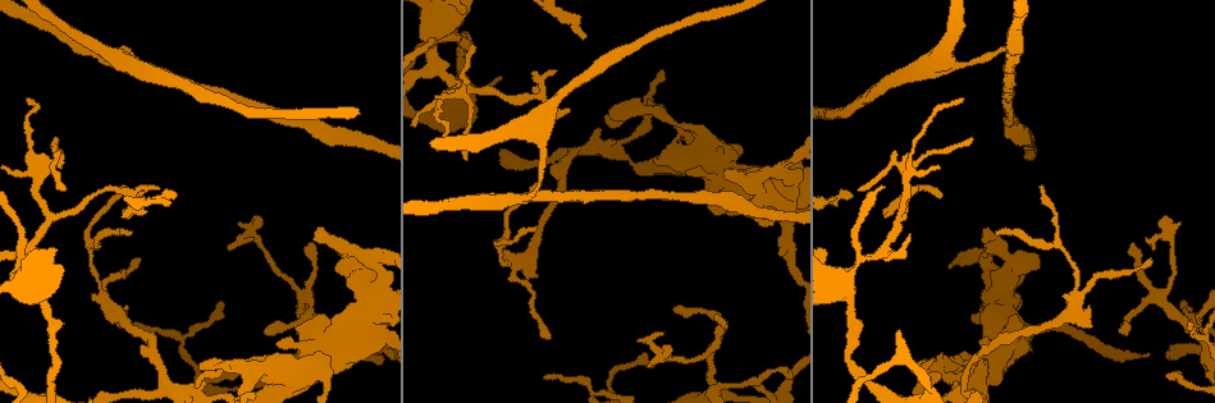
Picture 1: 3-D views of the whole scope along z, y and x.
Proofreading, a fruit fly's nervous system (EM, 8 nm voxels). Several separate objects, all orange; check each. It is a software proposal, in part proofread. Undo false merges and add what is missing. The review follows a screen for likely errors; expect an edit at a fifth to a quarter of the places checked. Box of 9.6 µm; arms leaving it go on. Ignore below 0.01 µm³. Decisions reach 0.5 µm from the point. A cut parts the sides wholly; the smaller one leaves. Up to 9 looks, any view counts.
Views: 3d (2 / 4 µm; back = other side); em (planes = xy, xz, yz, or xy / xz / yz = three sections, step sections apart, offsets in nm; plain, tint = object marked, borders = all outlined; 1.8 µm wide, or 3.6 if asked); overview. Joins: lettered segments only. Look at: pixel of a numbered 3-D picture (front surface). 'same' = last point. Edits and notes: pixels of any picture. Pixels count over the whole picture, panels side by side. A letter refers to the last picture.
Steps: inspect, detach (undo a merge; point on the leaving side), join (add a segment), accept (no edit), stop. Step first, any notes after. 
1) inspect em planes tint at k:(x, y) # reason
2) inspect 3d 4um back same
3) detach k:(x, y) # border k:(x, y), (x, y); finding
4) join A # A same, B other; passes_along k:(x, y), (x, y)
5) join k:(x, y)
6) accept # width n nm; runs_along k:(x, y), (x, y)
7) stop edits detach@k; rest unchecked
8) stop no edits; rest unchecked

inspect em planes borders at 1:(471, 47) # thin end

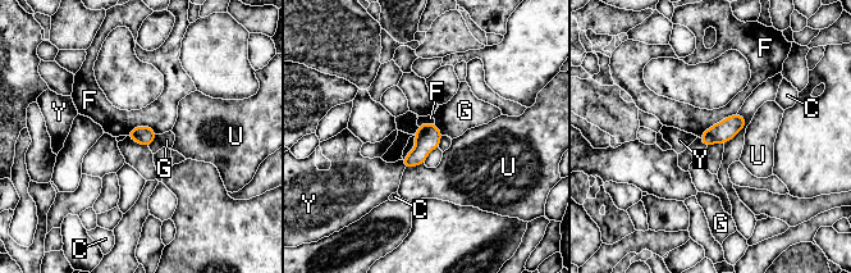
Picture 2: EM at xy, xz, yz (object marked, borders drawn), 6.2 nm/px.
accept # C other, F other, G other, U other, Y other; border 2:(736, 113), (712, 124), (699, 137); no lettered segment goes on from it

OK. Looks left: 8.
inspect 3d 4um back at 1:(973, 374)

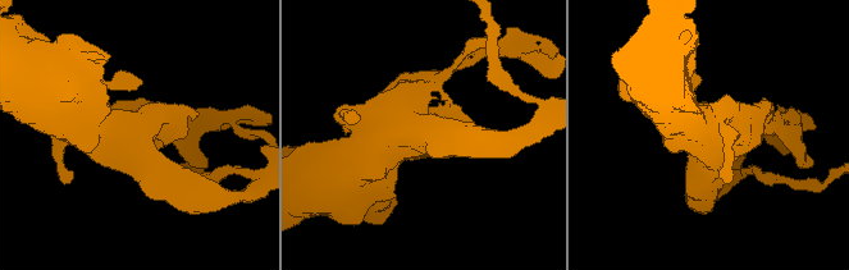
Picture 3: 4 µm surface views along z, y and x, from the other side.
inspect em 3.6um planes borders at 3:(123, 133)

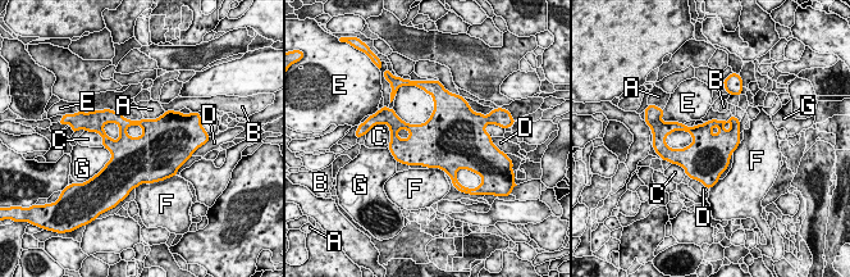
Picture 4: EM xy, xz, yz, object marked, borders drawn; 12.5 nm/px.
accept # longest_contact A 300 nm; A other, B other, C other, D other, E other, F other, G other; border 4:(167, 177), (150, 184); continuous, no second neuron

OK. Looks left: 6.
inspect em xz step 8 borders at 1:(615, 121) # branch stops here

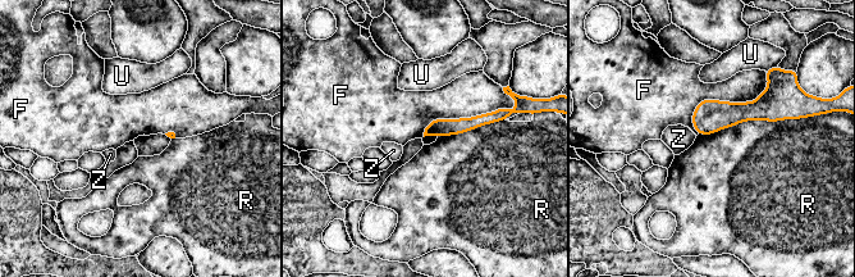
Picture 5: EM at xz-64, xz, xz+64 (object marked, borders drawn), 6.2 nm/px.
inspect em planes borders same # cut it another way

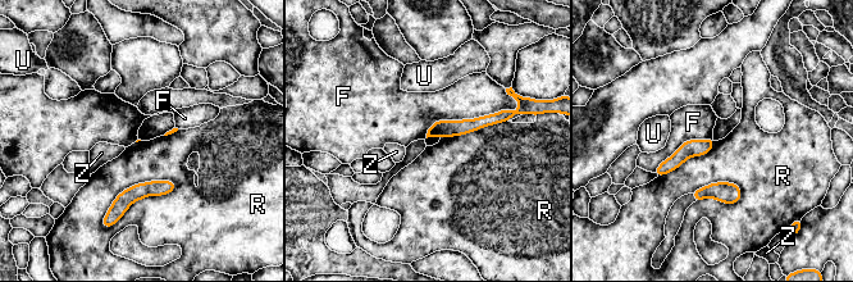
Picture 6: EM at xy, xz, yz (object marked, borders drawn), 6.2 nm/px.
accept # longest_contact F 600 nm; F other, R other, U other, Z other; no lettered segment goes on from it

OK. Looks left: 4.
inspect 3d 2um back at 1:(129, 231) # branch stops here

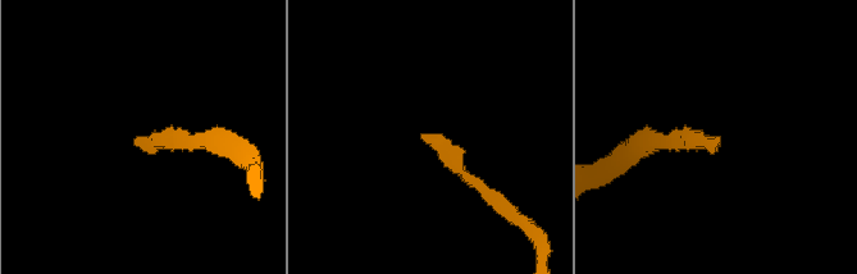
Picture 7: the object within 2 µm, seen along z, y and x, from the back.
inspect em planes borders at 7:(427, 136) # need the tissue

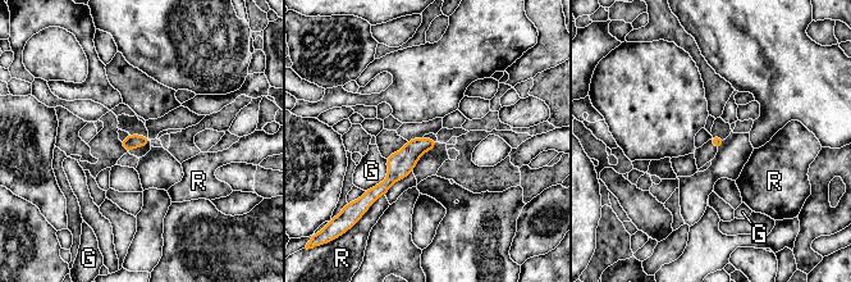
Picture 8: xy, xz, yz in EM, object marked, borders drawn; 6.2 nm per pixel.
accept # G other, R other; none of them fits

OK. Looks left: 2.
stop no edits; rest unchecked

